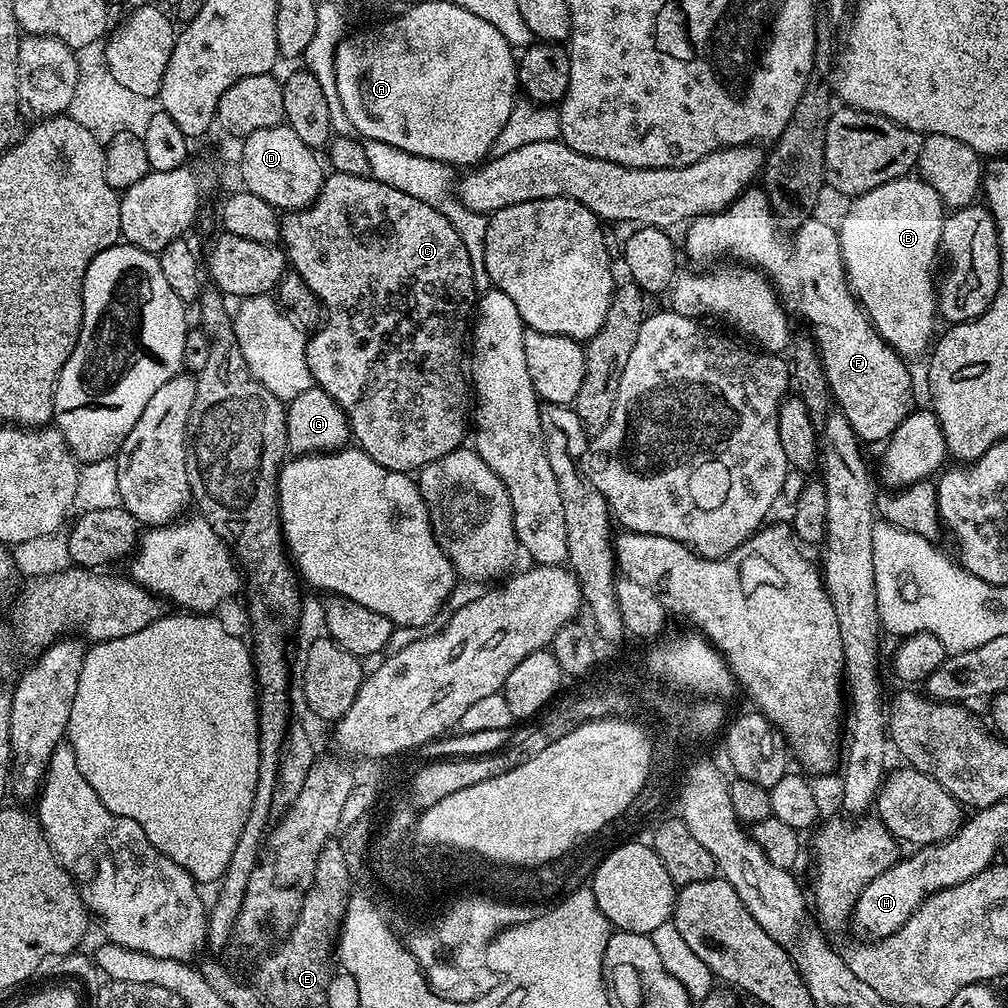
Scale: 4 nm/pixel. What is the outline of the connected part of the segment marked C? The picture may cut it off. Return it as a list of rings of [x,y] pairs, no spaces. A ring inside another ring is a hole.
[[[329,171],[324,177],[324,184],[316,195],[316,200],[309,208],[288,210],[280,216],[280,240],[291,271],[297,272],[302,282],[310,286],[310,290],[320,299],[322,305],[322,326],[307,337],[306,362],[312,375],[312,383],[315,387],[326,390],[326,394],[330,394],[330,398],[334,398],[337,406],[344,411],[351,439],[360,451],[365,452],[370,459],[378,462],[378,466],[386,470],[416,474],[430,462],[461,447],[465,443],[464,427],[467,424],[469,427],[470,424],[466,337],[470,332],[470,317],[473,315],[478,293],[474,286],[474,266],[470,262],[466,242],[462,242],[452,223],[434,206],[418,198],[410,198],[410,194],[402,194],[402,190],[394,190],[394,186],[386,186],[371,176],[357,178],[354,174]]]

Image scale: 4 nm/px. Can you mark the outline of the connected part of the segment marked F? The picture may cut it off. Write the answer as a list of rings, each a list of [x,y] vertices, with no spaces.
[[[753,186],[748,191],[743,192],[729,208],[724,208],[721,212],[711,212],[708,216],[697,216],[695,220],[687,225],[688,233],[684,236],[684,244],[682,240],[682,248],[688,251],[688,256],[696,264],[704,264],[700,266],[708,266],[713,262],[720,262],[723,256],[733,256],[733,261],[743,262],[748,266],[755,266],[759,271],[763,272],[769,280],[772,281],[777,293],[782,297],[782,303],[793,317],[801,316],[802,319],[808,320],[807,327],[810,329],[813,338],[816,340],[817,350],[820,354],[820,360],[824,366],[825,376],[828,379],[829,390],[835,405],[838,407],[839,413],[845,415],[849,420],[849,424],[857,433],[861,441],[880,440],[879,442],[887,441],[894,430],[898,430],[898,426],[904,419],[914,410],[914,403],[912,404],[912,376],[908,373],[905,357],[900,353],[895,352],[882,337],[880,332],[872,321],[868,319],[868,313],[860,306],[860,301],[852,293],[852,287],[848,284],[848,272],[844,269],[844,260],[840,257],[840,234],[839,231],[830,226],[826,226],[823,222],[818,222],[813,218],[809,218],[802,222],[791,234],[780,227],[779,221],[776,219],[770,204],[768,203],[768,196],[764,190]]]

